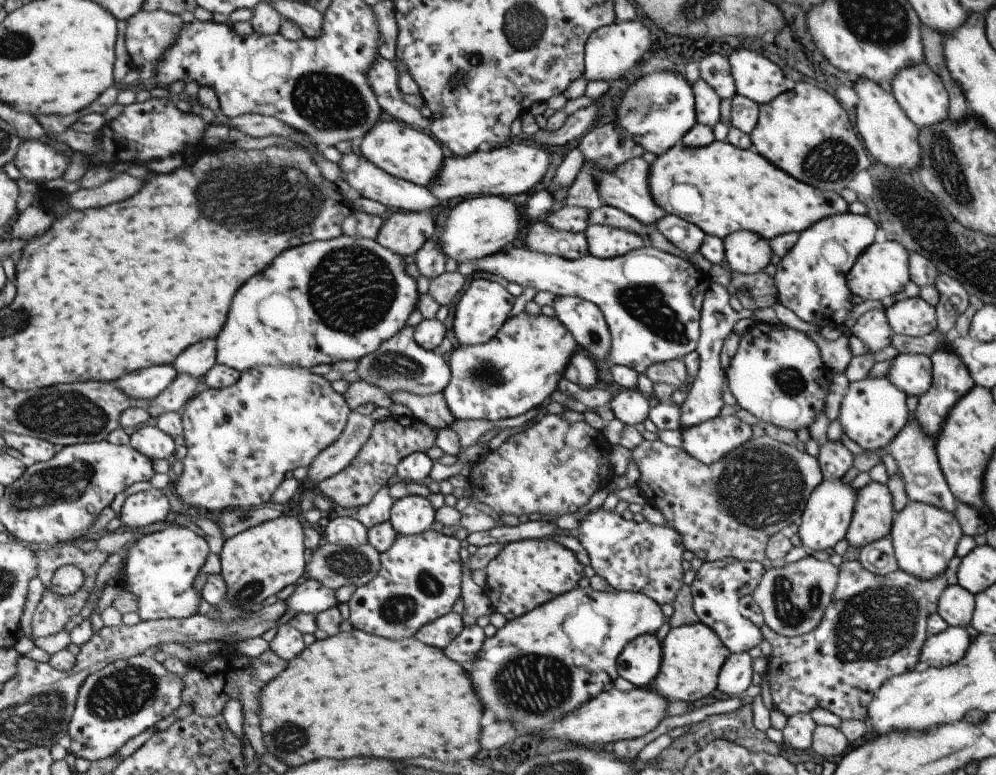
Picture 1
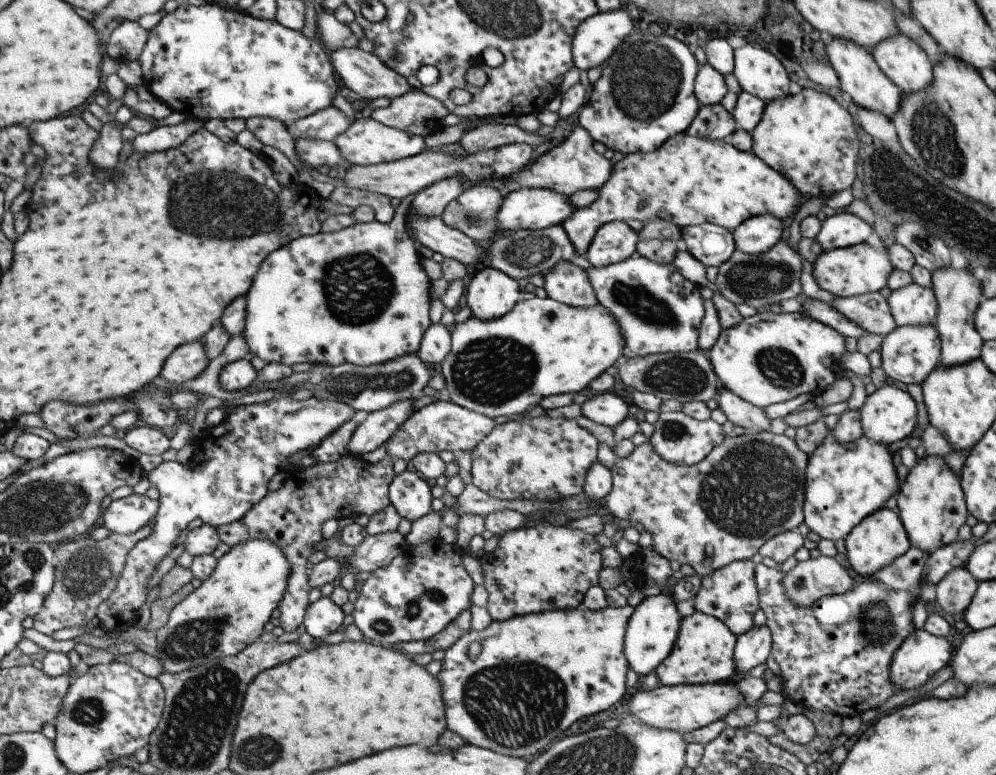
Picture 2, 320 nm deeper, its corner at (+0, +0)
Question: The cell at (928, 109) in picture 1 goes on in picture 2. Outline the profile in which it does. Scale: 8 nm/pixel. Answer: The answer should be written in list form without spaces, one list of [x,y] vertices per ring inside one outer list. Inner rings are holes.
[[[895,33],[889,38],[881,39],[872,46],[870,53],[879,70],[882,70],[883,74],[900,88],[902,94],[924,89],[931,82],[930,60],[923,49],[904,34]]]

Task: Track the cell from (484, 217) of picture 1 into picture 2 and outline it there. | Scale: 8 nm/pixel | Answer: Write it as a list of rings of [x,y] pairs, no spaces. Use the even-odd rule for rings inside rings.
[[[519,189],[505,195],[506,201],[498,214],[503,233],[561,225],[575,210],[569,197],[551,189]]]

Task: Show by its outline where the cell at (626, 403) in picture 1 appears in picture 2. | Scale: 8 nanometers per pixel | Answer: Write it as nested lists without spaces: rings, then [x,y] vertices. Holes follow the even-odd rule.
[[[596,393],[580,405],[581,419],[588,418],[600,425],[612,428],[625,419],[631,405],[625,403],[615,393]]]

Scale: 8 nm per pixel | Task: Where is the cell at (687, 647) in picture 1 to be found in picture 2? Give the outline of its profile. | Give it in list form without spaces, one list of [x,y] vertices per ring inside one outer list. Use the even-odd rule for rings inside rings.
[[[693,611],[680,622],[679,634],[671,652],[654,668],[662,685],[711,684],[728,681],[736,669],[732,652],[736,636],[715,617]]]

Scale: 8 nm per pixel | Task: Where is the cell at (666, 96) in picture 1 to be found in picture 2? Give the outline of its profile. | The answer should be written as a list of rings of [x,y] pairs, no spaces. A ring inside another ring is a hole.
[[[653,28],[653,38],[651,40],[639,40],[639,34],[635,32],[630,32],[620,43],[619,46],[615,47],[615,50],[611,53],[611,56],[607,58],[602,65],[602,73],[599,78],[592,84],[591,94],[589,94],[589,100],[583,105],[580,114],[577,114],[577,120],[579,126],[583,127],[589,134],[590,137],[595,142],[603,143],[606,148],[613,151],[621,152],[621,154],[629,154],[636,152],[648,153],[656,148],[659,148],[663,142],[667,140],[670,136],[679,133],[685,133],[685,129],[691,124],[697,109],[700,107],[698,100],[693,94],[694,78],[696,77],[696,72],[698,69],[698,63],[695,61],[693,54],[689,52],[689,48],[683,42],[675,40],[673,36],[665,35],[659,28]]]

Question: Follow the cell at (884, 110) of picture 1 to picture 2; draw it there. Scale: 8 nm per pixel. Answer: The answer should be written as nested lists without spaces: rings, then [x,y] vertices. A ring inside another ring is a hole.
[[[831,37],[831,40],[824,44],[824,50],[830,67],[835,71],[840,82],[840,90],[849,94],[852,102],[859,108],[871,109],[890,118],[897,112],[902,93],[900,88],[889,80],[882,70],[875,64],[869,50],[859,46],[853,41]]]

